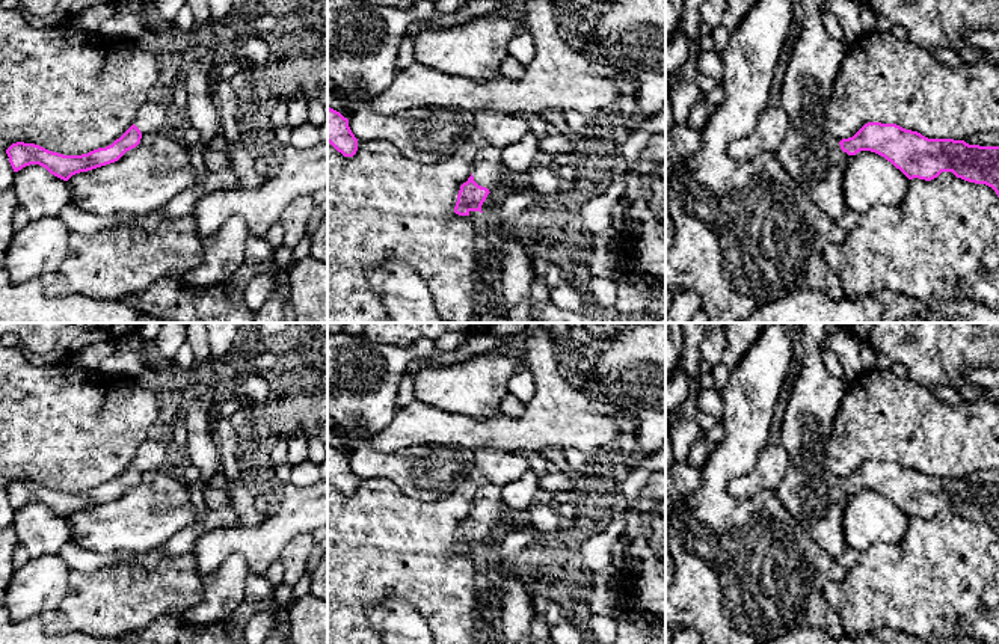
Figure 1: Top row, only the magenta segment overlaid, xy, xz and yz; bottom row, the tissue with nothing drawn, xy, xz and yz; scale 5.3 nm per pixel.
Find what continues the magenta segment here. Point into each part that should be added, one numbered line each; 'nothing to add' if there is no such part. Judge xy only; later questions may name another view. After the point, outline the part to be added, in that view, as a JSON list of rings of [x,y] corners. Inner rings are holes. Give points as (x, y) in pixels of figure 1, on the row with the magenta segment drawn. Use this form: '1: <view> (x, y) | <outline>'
1: xy (154, 116) | [[[145,100],[137,112],[134,125],[139,130],[145,128],[148,133],[160,134],[171,128],[171,122],[172,112],[168,104],[164,104],[163,101],[149,103]]]

